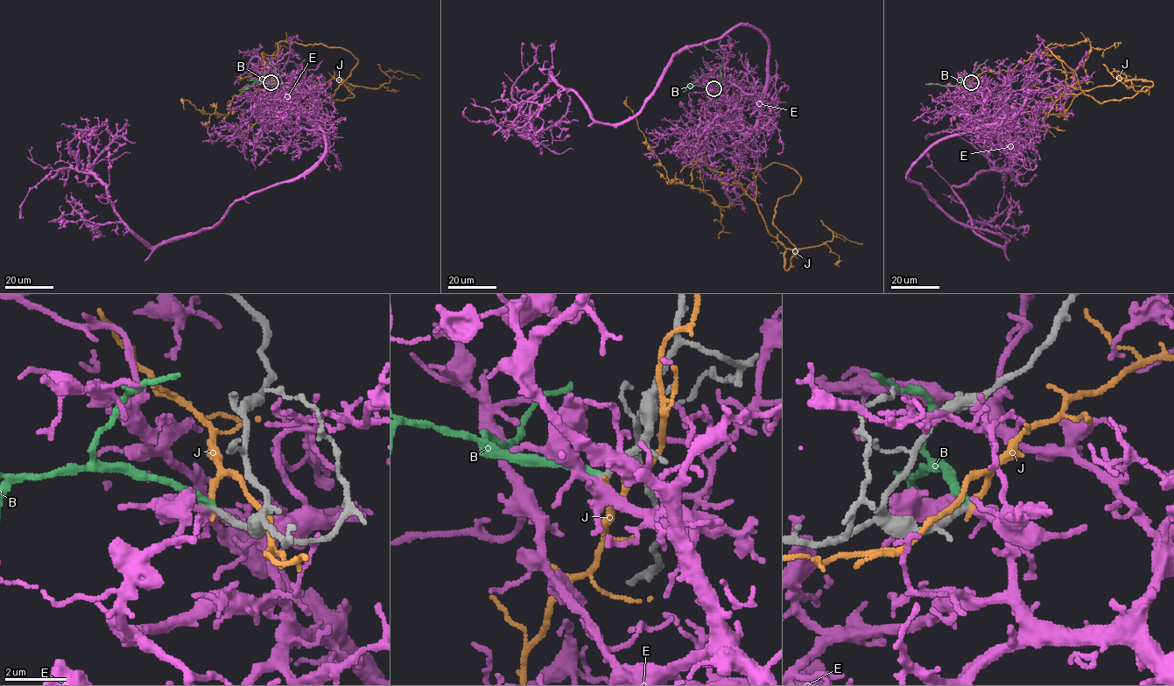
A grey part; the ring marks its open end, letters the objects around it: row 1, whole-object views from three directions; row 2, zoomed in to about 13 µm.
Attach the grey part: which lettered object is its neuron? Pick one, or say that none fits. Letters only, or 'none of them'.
none of them

